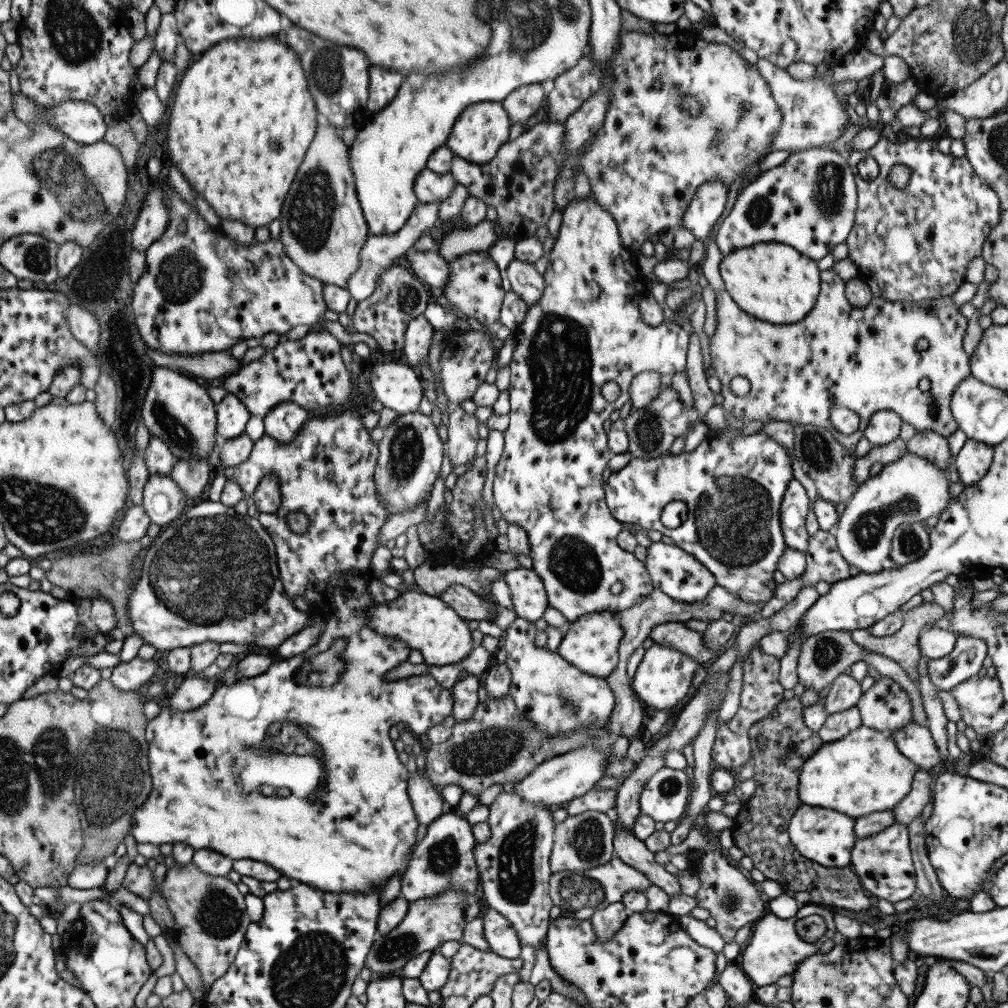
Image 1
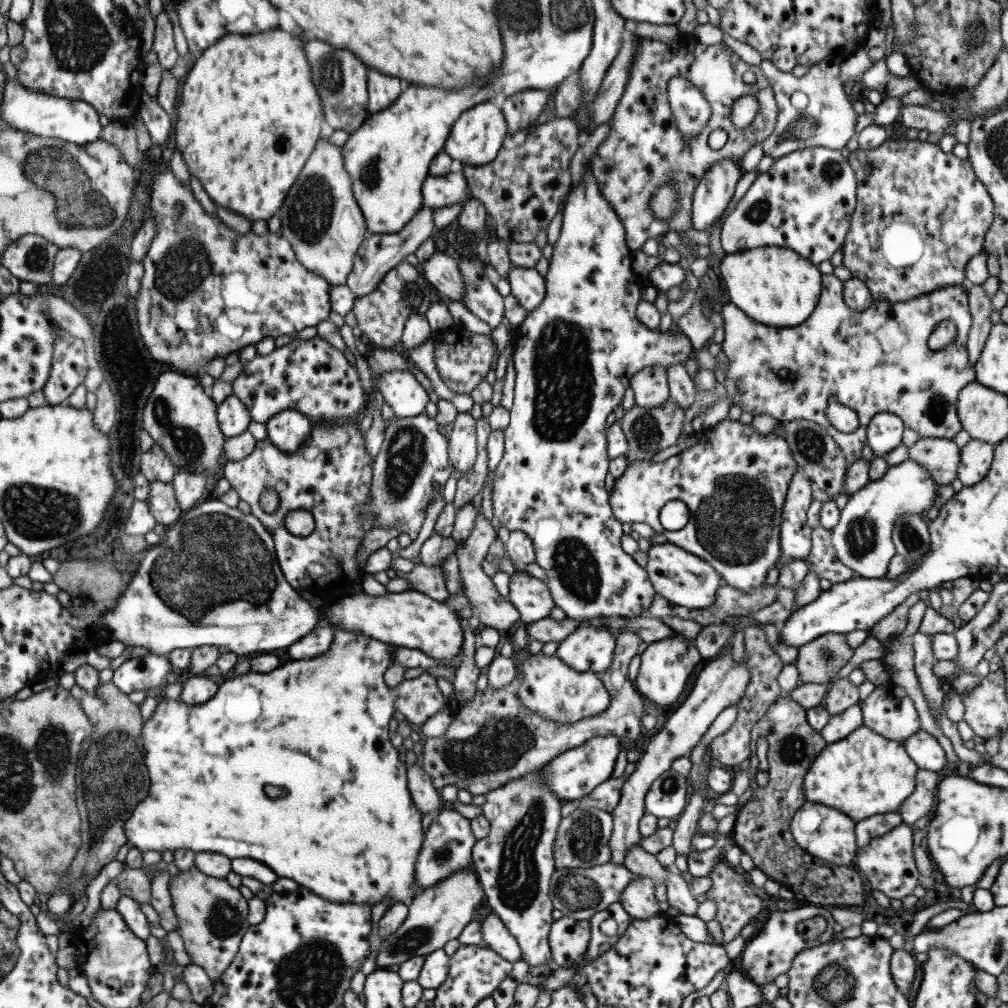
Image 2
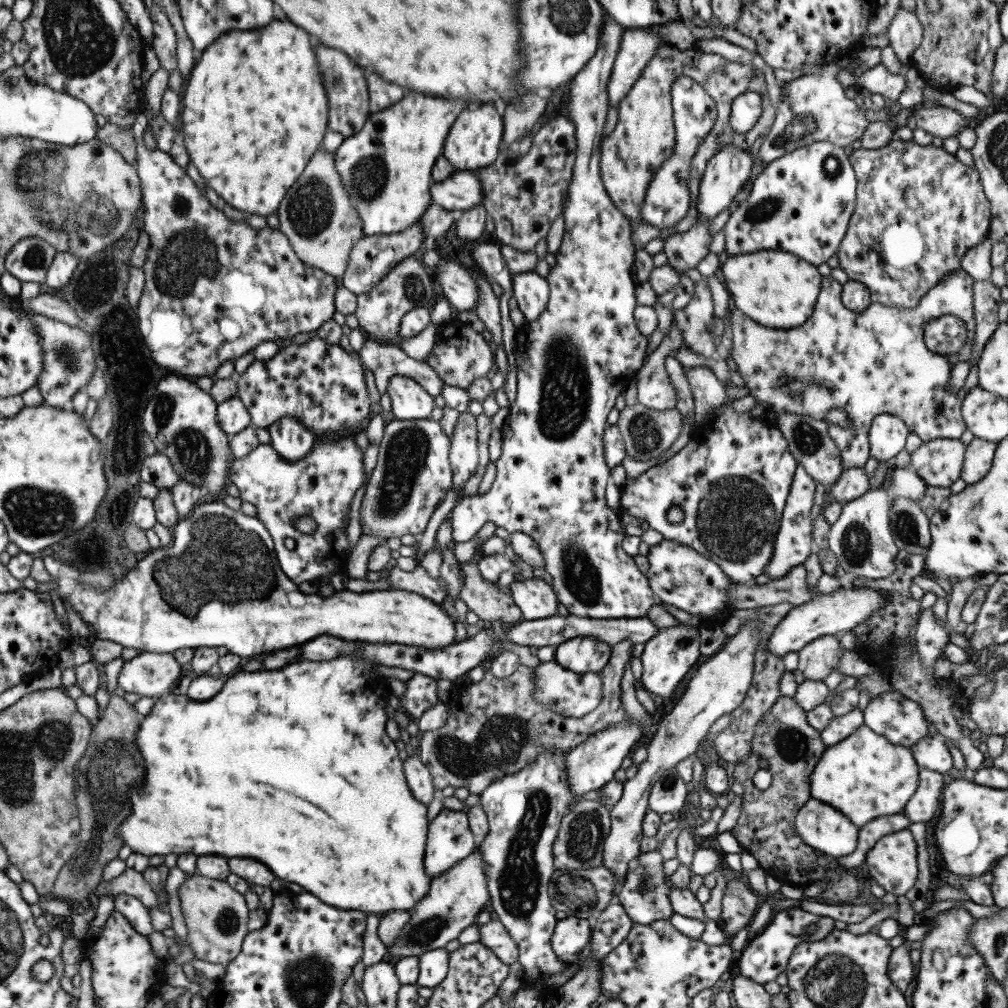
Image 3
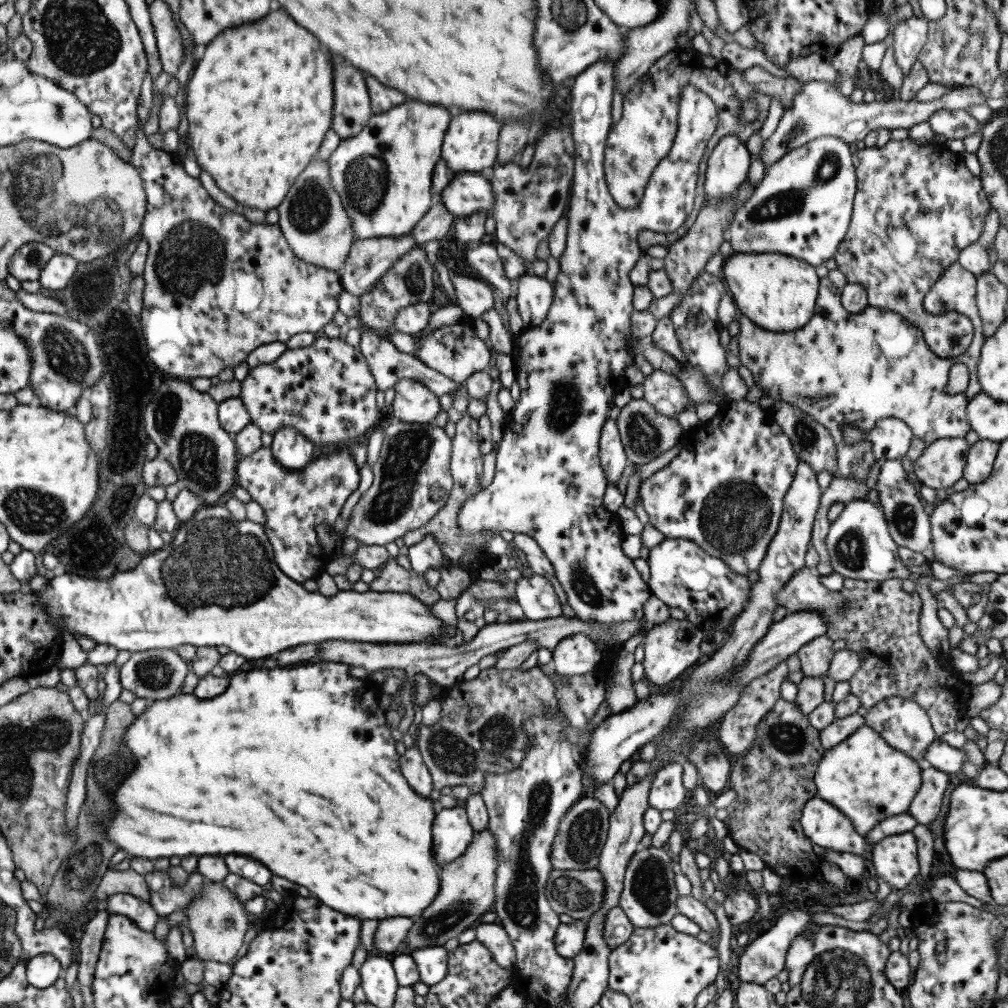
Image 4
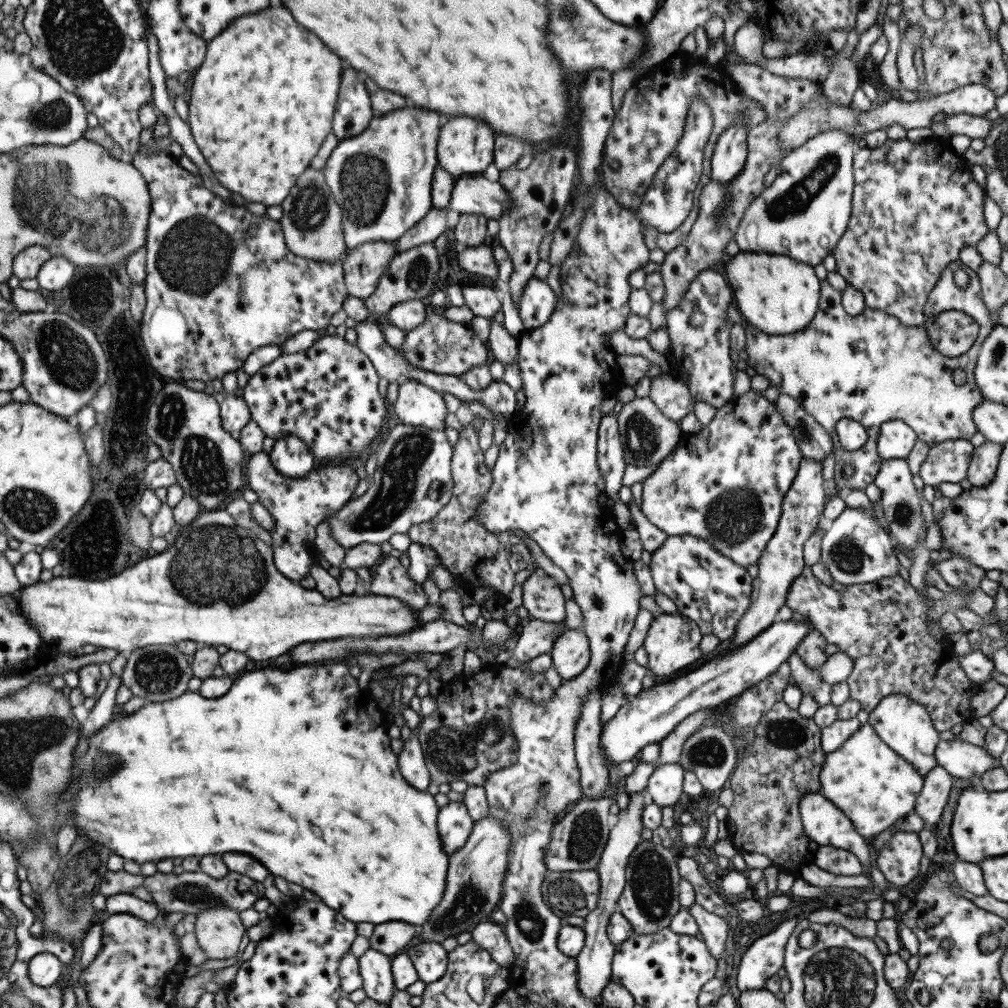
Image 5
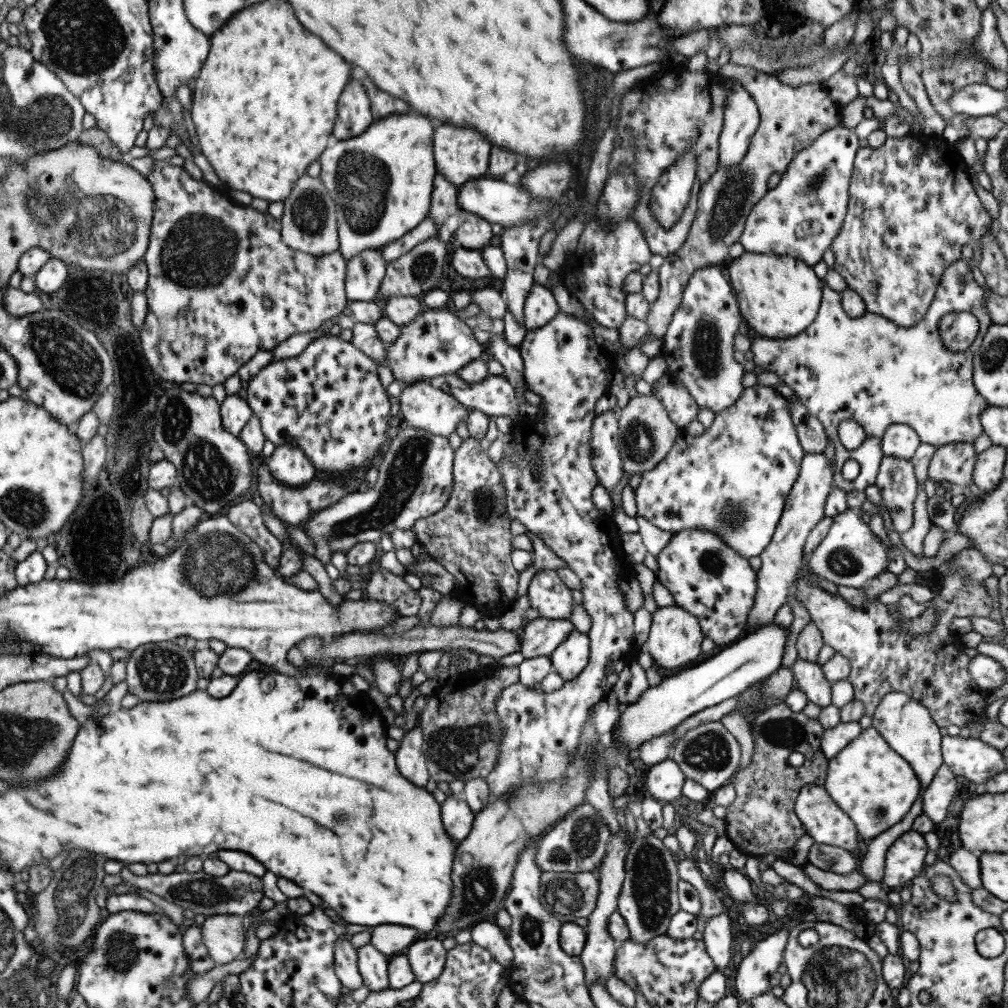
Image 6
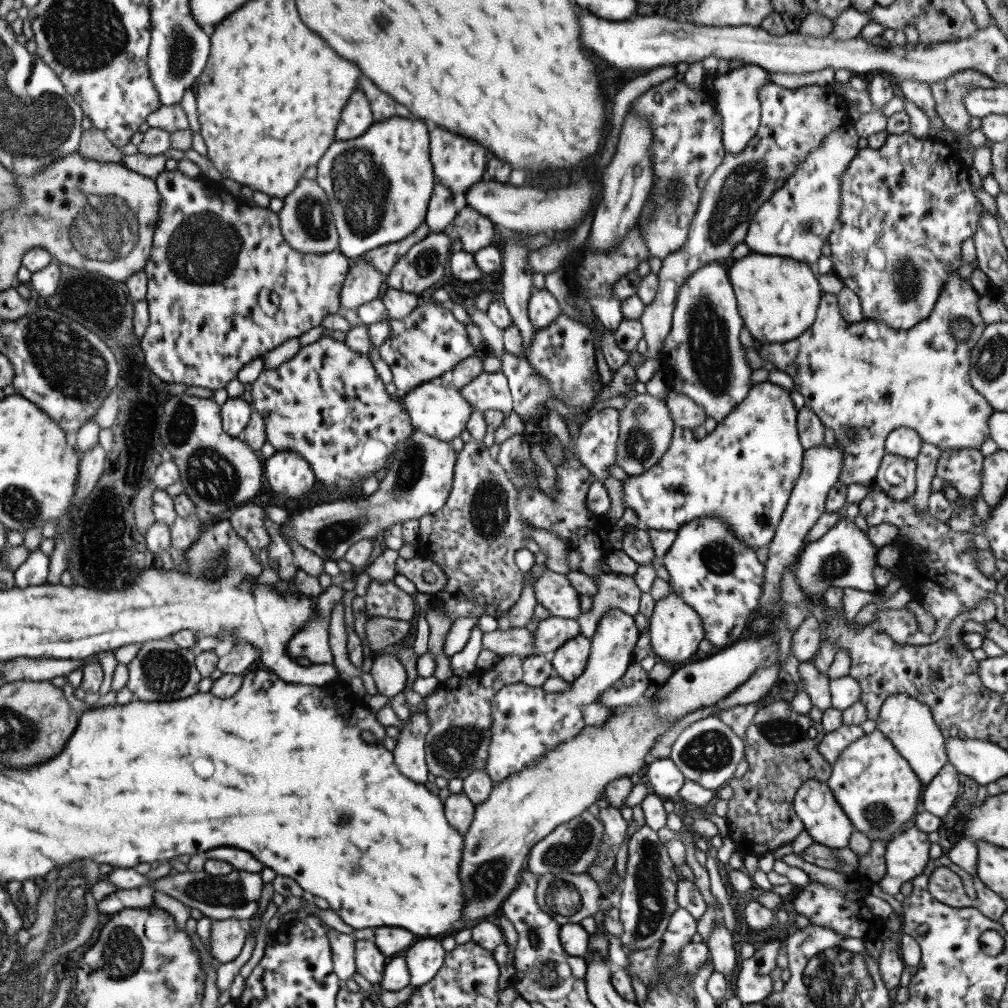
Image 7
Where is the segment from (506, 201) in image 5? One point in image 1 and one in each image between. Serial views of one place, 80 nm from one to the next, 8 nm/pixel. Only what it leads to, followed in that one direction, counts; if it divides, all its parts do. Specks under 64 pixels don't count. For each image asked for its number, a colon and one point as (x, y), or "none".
1: (428, 187)
2: (437, 191)
3: (460, 191)
4: (466, 193)

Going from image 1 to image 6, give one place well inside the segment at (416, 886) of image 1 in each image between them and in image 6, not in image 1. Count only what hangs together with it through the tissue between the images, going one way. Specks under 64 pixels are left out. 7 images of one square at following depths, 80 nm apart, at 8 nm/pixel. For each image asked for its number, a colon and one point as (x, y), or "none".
2: (446, 847)
3: (448, 840)
4: (451, 834)
5: (453, 823)
6: (456, 816)

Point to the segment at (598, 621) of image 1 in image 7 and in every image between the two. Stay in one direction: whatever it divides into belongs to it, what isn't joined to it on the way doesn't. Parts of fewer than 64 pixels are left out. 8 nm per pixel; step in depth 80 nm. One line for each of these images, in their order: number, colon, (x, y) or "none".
2: (589, 648)
3: (579, 654)
4: (575, 655)
5: (569, 656)
6: (570, 657)
7: (568, 661)

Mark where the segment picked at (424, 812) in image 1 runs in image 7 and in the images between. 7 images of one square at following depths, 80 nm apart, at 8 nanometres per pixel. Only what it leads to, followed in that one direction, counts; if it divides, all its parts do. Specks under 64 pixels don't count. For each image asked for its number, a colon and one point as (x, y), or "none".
2: (424, 795)
3: (418, 779)
4: (411, 765)
5: (410, 761)
6: (409, 761)
7: (408, 755)

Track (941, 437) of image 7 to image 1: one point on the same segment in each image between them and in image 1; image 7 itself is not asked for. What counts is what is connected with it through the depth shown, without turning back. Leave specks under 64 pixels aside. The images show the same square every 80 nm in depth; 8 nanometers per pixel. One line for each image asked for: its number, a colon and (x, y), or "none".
1: (906, 357)
2: (877, 360)
3: (875, 362)
4: (839, 368)
5: (869, 368)
6: (866, 369)

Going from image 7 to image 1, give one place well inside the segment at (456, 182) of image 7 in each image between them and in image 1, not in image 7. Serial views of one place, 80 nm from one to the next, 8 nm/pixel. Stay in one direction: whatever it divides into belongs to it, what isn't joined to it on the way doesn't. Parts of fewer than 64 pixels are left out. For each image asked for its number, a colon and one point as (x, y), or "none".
1: (481, 129)
2: (475, 138)
3: (473, 142)
4: (469, 145)
5: (464, 147)
6: (460, 154)

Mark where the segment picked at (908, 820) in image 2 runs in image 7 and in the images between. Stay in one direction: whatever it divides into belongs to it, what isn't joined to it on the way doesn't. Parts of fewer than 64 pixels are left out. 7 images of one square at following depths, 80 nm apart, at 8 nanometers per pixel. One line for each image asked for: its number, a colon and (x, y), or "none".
3: (925, 801)
4: (926, 803)
5: (929, 803)
6: (936, 796)
7: (940, 792)

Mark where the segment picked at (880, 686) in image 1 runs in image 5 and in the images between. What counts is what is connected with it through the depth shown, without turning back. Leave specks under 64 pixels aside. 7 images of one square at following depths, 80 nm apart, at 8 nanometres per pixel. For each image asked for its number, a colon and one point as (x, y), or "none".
2: (888, 711)
3: (901, 721)
4: (902, 724)
5: (904, 726)

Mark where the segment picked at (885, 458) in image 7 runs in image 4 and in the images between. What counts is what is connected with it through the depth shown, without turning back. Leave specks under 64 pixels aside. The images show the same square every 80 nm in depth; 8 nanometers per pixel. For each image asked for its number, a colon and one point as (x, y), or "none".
4: (907, 523)
5: (898, 498)
6: (895, 478)

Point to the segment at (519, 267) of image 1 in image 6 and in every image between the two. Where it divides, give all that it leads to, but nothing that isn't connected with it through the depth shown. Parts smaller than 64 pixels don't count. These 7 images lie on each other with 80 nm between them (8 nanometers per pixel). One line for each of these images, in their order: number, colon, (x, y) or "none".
2: (526, 285)
3: (530, 291)
4: (534, 294)
5: (536, 303)
6: (539, 307)

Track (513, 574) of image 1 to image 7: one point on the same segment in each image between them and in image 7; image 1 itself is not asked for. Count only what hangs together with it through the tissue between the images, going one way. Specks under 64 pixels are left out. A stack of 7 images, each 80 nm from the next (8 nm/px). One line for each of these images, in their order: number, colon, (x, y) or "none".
2: (527, 592)
3: (535, 599)
4: (535, 596)
5: (541, 597)
6: (546, 594)
7: (551, 590)

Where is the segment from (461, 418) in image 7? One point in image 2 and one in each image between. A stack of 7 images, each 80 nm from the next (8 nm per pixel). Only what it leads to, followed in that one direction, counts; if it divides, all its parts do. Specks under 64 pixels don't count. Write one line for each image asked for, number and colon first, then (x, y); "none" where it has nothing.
2: (400, 390)
3: (409, 401)
4: (412, 403)
5: (416, 404)
6: (421, 406)

